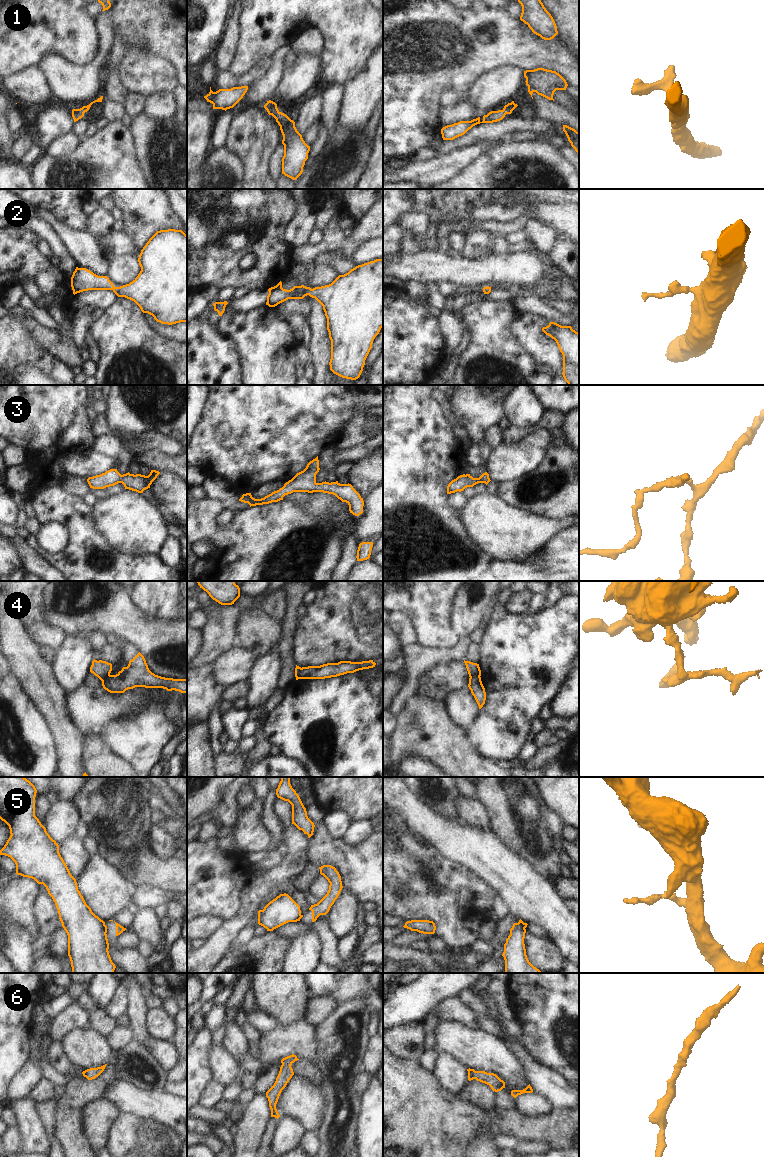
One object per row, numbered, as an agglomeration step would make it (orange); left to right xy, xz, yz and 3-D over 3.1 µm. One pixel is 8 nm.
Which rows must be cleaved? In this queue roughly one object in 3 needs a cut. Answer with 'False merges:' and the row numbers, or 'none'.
False merges: 4, 5

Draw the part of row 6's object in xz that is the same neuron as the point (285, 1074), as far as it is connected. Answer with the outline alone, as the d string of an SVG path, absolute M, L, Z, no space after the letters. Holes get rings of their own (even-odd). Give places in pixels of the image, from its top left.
M292 1054L281 1060L281 1067L279 1074L276 1078L274 1085L266 1092L266 1097L269 1101L269 1107L271 1109L271 1117L279 1118L280 1115L276 1109L276 1104L278 1102L279 1096L282 1090L286 1087L289 1080L294 1075L291 1065L299 1060L296 1055Z

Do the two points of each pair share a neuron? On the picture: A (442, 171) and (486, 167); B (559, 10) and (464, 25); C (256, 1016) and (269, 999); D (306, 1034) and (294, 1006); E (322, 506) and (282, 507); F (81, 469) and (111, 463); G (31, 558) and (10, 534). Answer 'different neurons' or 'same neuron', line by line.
A: different neurons
B: different neurons
C: different neurons
D: different neurons
E: different neurons
F: same neuron
G: same neuron

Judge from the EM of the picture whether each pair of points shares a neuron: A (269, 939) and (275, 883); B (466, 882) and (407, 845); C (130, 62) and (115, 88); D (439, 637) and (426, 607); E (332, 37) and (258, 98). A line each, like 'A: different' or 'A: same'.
A: different
B: same
C: different
D: same
E: different

